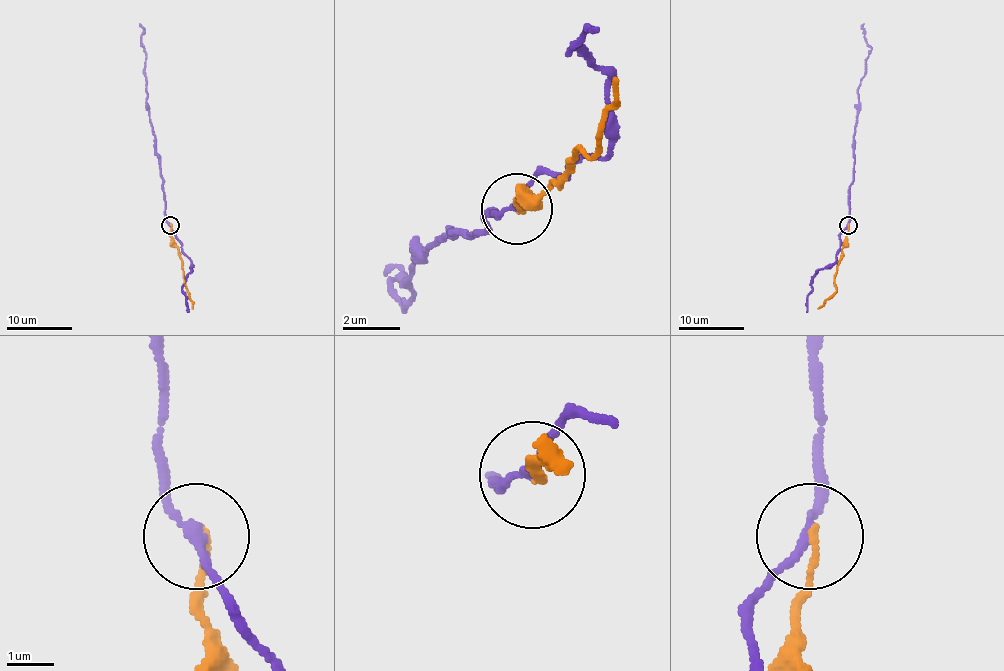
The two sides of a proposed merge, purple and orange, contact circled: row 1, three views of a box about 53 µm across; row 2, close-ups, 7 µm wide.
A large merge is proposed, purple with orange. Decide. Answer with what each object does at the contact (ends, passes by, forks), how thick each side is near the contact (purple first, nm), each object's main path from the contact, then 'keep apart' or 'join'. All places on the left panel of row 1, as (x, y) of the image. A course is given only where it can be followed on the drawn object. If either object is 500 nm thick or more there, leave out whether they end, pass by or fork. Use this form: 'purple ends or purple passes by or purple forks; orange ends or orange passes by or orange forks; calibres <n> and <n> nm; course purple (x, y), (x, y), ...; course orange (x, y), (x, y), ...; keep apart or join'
purple passes by; orange ends; calibres 180 and 130 nm; course purple (170, 225), (165, 219), (160, 156), (155, 152), (155, 135), (147, 109), (146, 58), (139, 24); course orange (170, 225), (172, 243), (178, 250), (193, 309); keep apart

